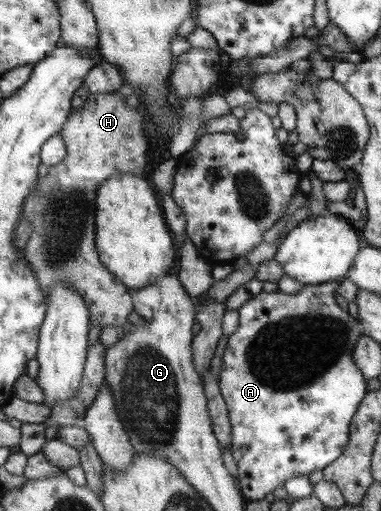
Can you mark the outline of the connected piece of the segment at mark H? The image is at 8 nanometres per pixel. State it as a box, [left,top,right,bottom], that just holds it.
[20,91,148,326]

